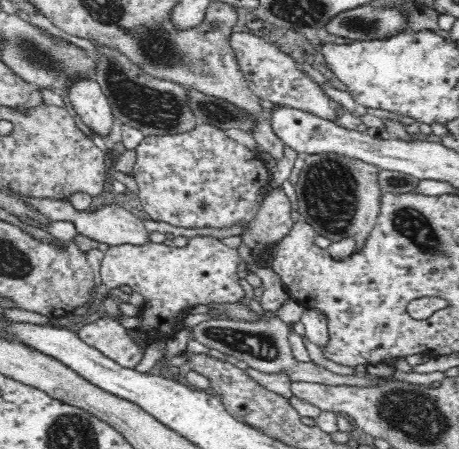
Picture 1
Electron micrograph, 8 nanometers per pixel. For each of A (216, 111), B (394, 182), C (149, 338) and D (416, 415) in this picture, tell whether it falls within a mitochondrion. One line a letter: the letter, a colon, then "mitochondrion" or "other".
A: mitochondrion
B: mitochondrion
C: other
D: mitochondrion

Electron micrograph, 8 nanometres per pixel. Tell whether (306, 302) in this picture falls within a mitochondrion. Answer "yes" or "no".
no

